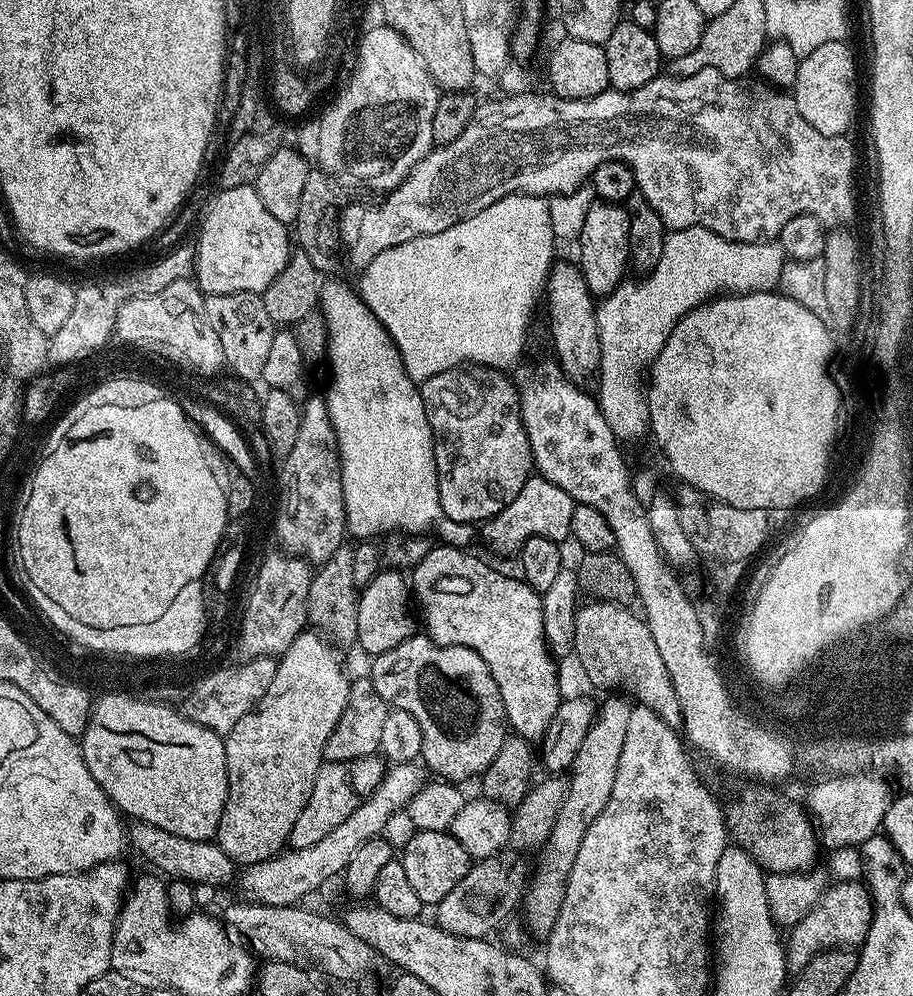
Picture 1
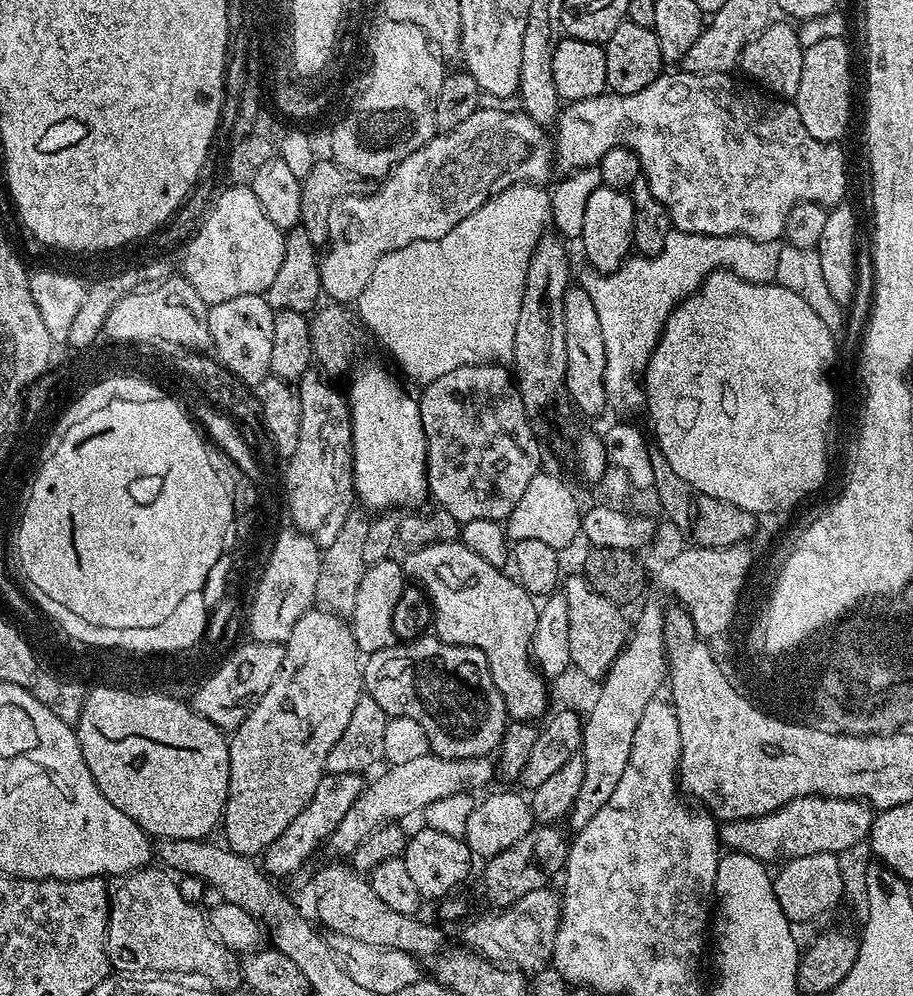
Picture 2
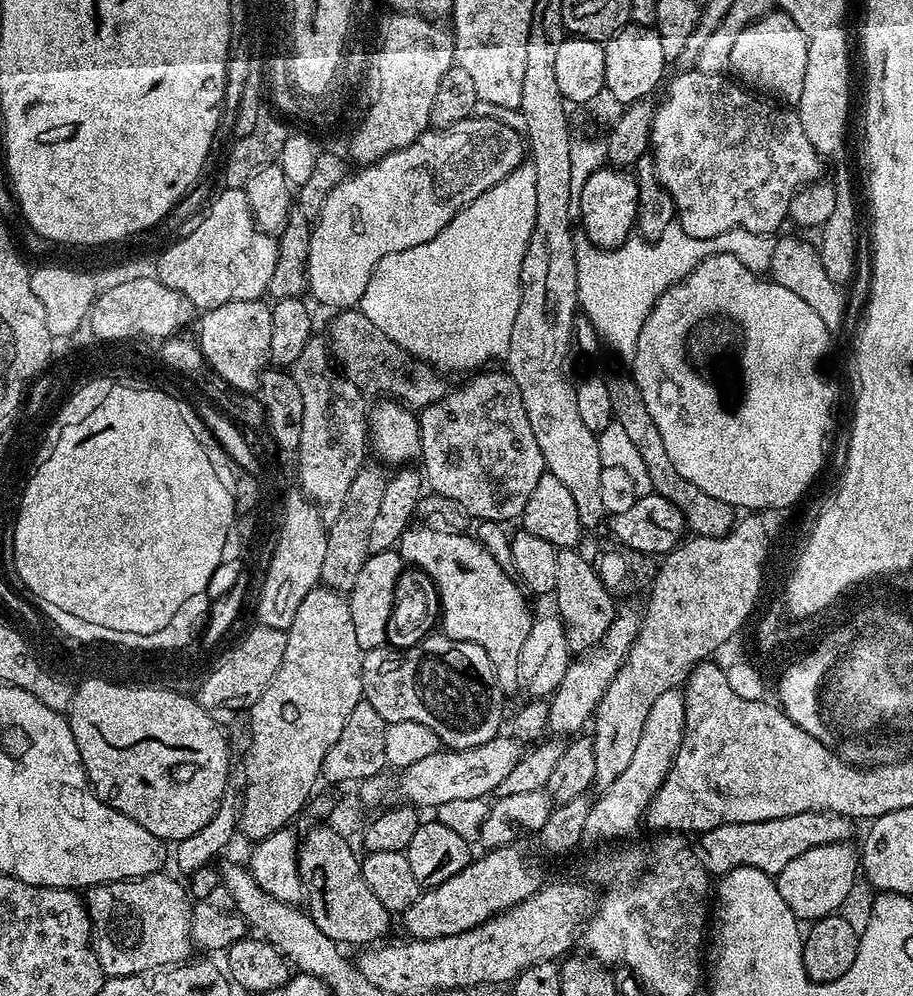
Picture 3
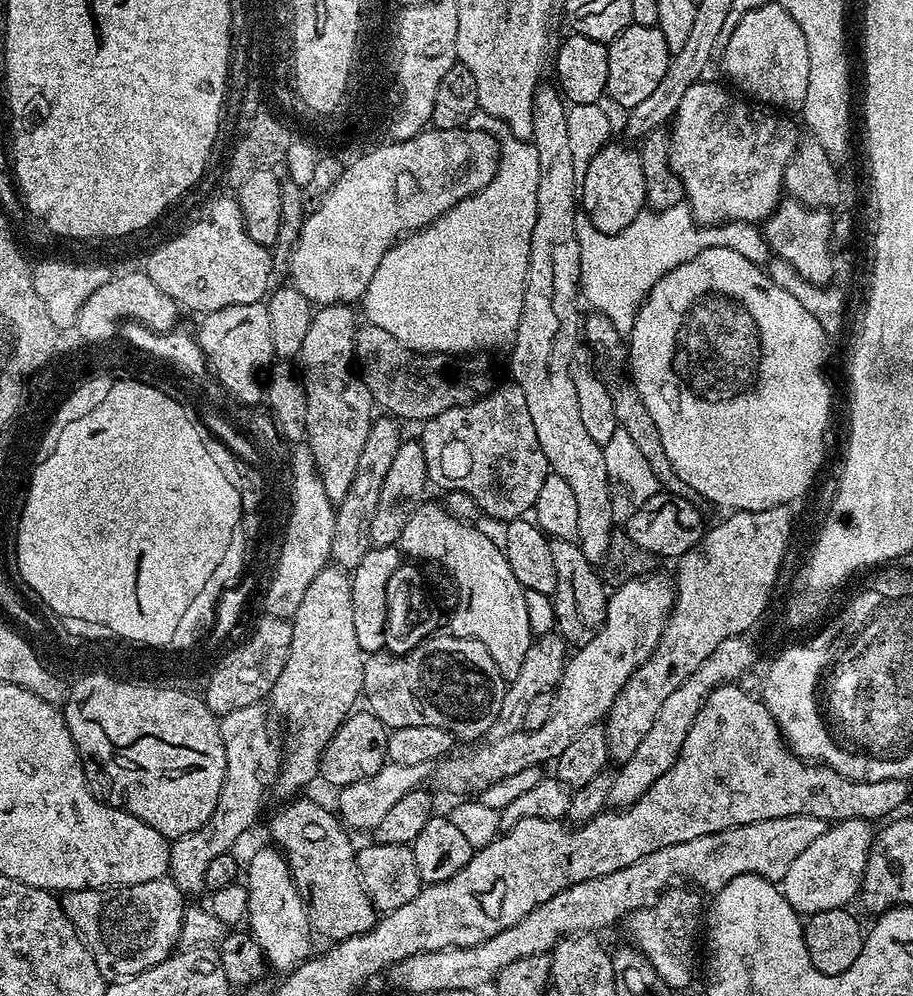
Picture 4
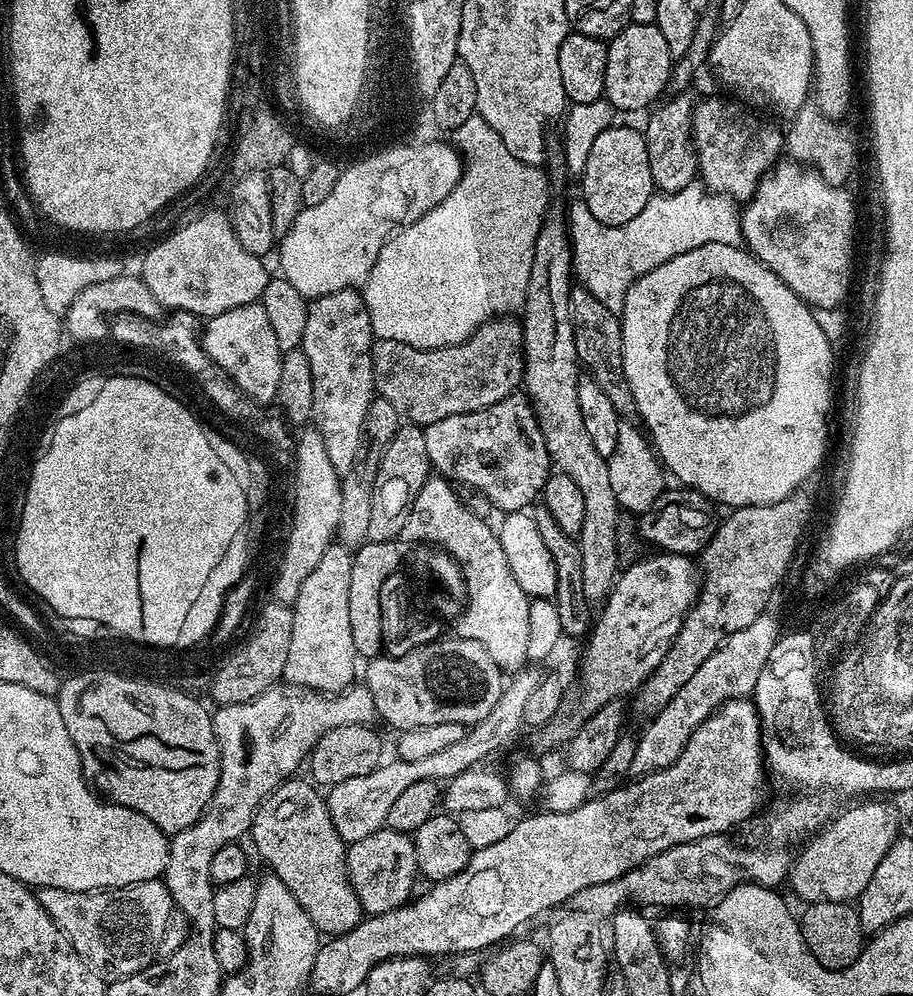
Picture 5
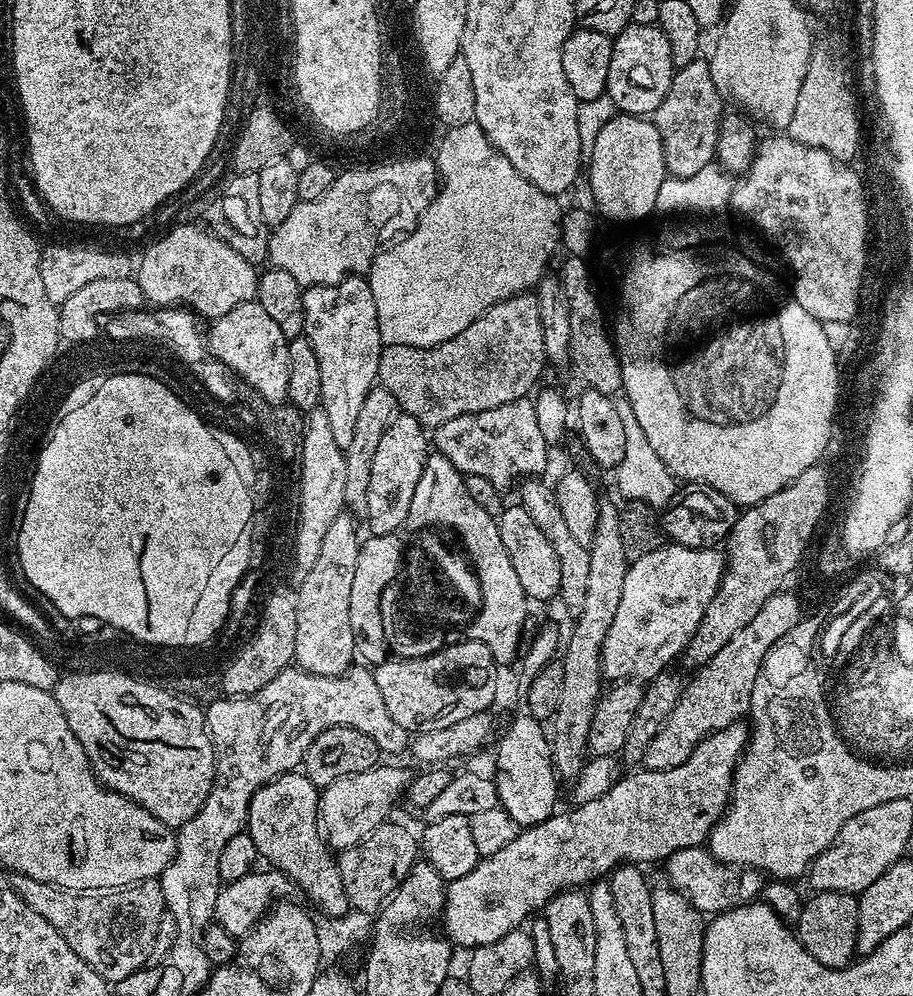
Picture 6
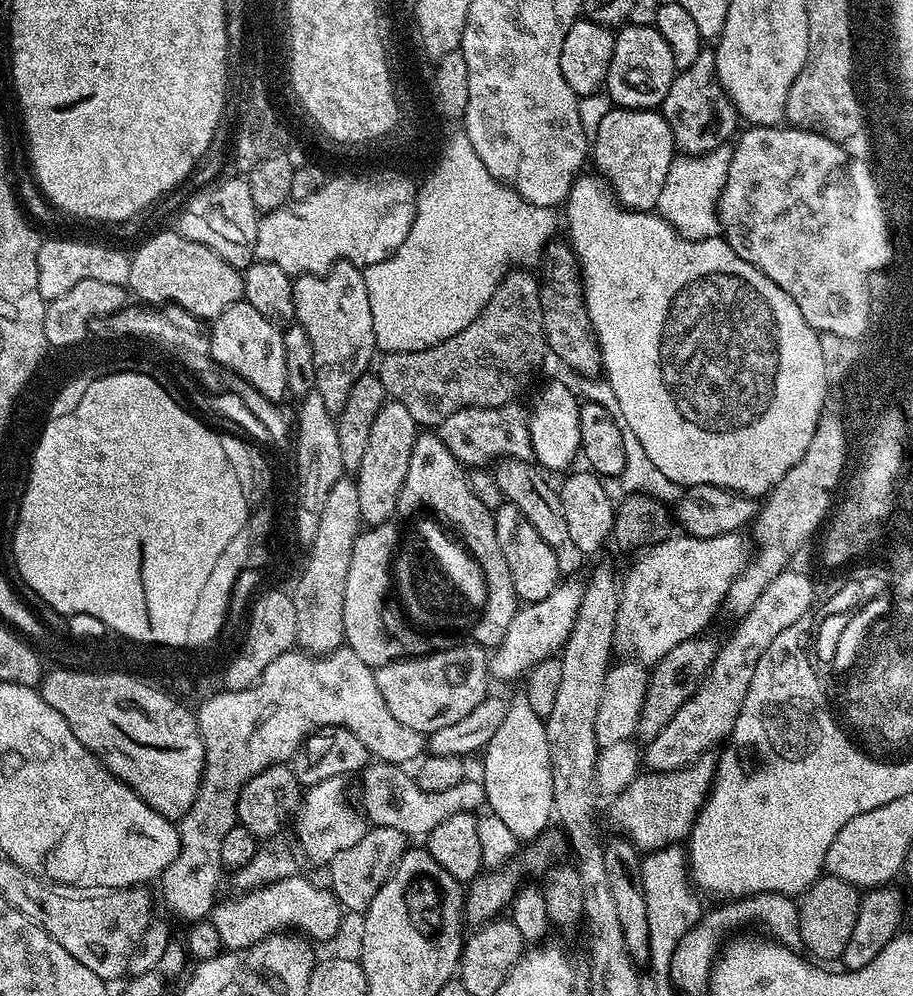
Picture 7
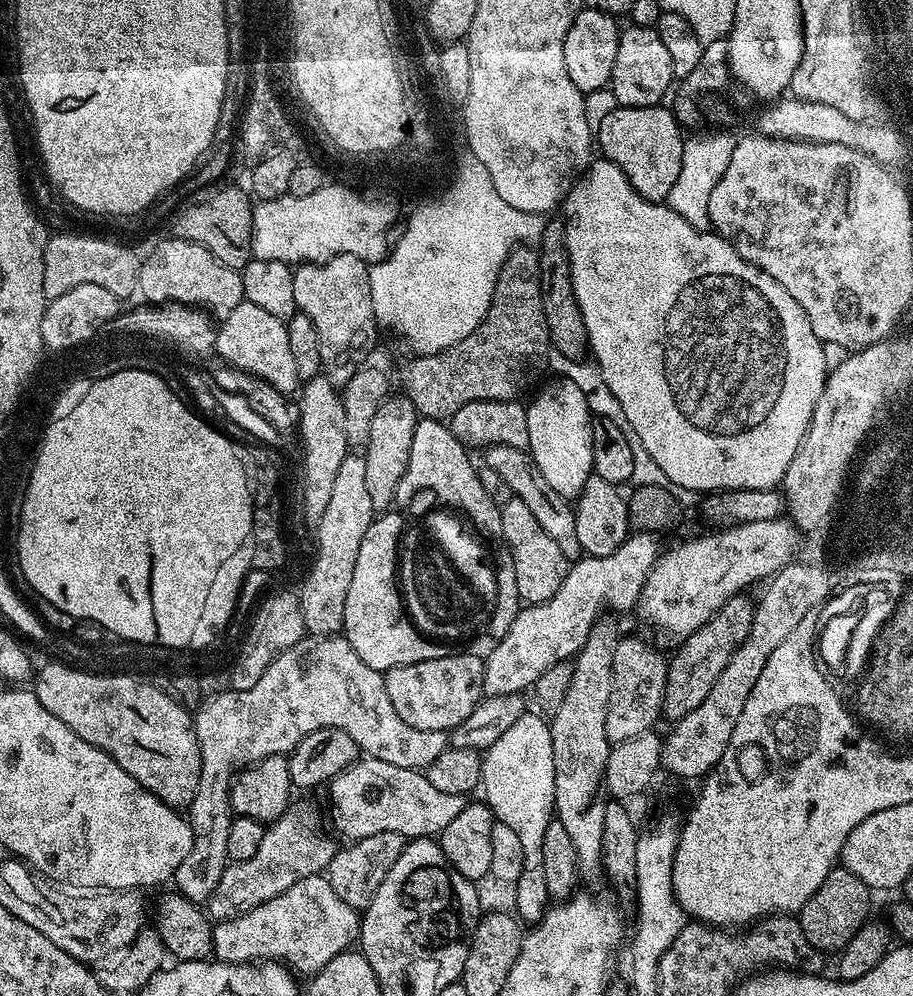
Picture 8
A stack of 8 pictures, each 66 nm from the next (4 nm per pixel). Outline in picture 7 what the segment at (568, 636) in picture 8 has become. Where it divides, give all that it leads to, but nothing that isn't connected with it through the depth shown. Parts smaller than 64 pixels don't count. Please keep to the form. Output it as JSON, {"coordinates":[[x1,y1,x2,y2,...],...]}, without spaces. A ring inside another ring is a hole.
{"coordinates":[[565,579,556,585,556,589,546,598,533,604,525,603,517,611,506,638,502,640,490,656,490,676,496,680,523,681,532,668,538,666,543,660,553,659,557,654,563,653,564,644,572,627,576,622,576,615,580,604,584,601,585,585,576,580]]}

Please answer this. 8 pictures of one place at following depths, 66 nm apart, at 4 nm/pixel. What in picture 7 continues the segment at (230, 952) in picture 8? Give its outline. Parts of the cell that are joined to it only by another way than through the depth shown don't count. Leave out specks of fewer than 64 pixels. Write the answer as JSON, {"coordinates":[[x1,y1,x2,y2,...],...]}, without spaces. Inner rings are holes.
{"coordinates":[[303,874,287,876,273,884,267,884,261,888,254,888,250,892,240,892,233,900,221,899,212,908,210,917,214,930,218,930,218,938,225,949,235,950,238,948,249,948,257,944,259,940,265,940,267,936,274,936,291,930,309,941,328,940,340,928,340,916,342,909,340,903,332,895,327,887,319,888,316,884,311,884]]}

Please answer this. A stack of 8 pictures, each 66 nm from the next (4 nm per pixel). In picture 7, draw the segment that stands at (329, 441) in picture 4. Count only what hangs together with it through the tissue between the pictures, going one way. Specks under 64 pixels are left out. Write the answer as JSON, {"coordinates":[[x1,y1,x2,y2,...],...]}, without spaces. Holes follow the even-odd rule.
{"coordinates":[[341,262,335,264,330,272,325,272,323,276,297,276,292,281,292,289,294,290,294,302,296,303,296,319,295,323,299,327,306,330,306,334,310,334,310,342,314,346,314,366,316,367,316,391,322,394,322,400,326,402,326,406,332,413,339,414,346,406,346,402,350,398,350,390,360,376,365,375,369,371,368,363,372,360,372,355,377,355,376,339,374,338,374,314,370,314,370,294,366,290,366,282,364,281,364,272,357,265,351,262]]}

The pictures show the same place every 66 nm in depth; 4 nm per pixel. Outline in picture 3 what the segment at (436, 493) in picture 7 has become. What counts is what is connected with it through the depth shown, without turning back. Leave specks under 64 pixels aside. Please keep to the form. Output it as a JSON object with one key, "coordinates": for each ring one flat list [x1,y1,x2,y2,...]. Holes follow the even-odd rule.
{"coordinates":[[416,522,407,528,400,539,398,551,405,565,424,571,436,584,443,635,451,640,482,646,494,666,496,682,501,689,505,693,519,689,520,655,534,621,533,614,528,613,521,585,513,579,505,565,504,569,496,561,495,554,483,548,474,537,464,532,449,532,440,526,427,528,424,524,427,523]]}

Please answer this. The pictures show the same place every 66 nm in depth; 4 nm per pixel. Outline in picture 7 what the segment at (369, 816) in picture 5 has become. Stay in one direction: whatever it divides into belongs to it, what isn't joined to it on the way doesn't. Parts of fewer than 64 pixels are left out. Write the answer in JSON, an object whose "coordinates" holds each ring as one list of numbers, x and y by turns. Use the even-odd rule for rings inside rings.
{"coordinates":[[345,777,326,778,303,793,294,816,296,832,300,835,300,856,308,864,327,866,334,854,339,854,350,846,355,846,367,834,369,823,359,811,348,805,348,796,344,793]]}

